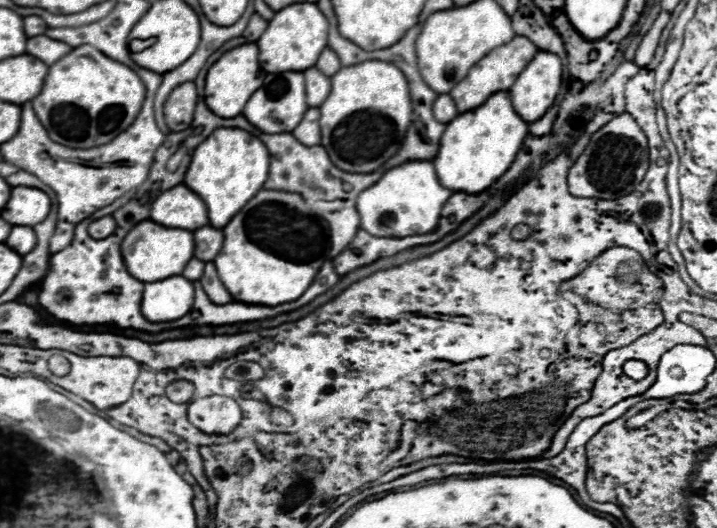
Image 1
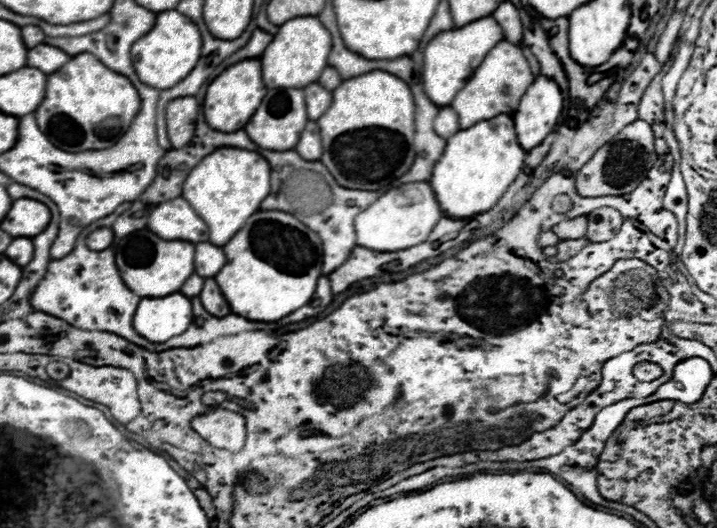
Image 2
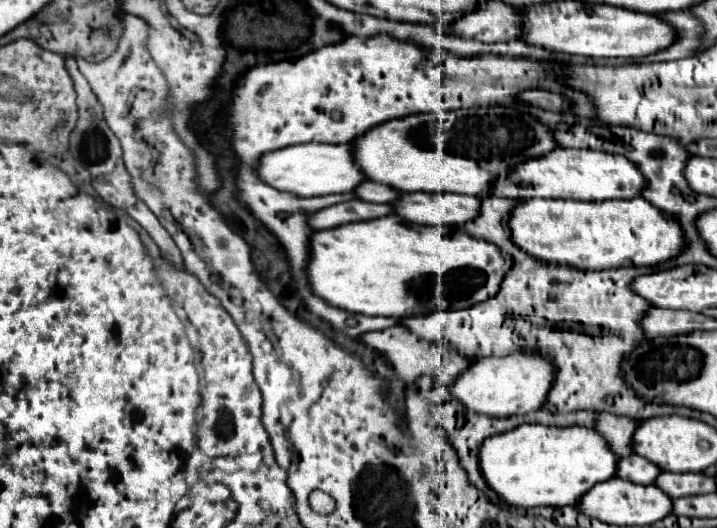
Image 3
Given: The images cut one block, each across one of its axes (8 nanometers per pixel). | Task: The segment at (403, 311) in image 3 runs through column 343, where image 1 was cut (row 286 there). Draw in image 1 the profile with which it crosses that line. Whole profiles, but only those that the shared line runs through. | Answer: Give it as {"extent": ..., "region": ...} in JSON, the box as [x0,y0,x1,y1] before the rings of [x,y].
{"extent":[214,190,328,306],"region":[[[258,190],[254,198],[226,224],[222,254],[214,258],[218,278],[236,302],[278,306],[300,298],[326,260],[328,224],[308,216],[304,198],[296,192]]]}

